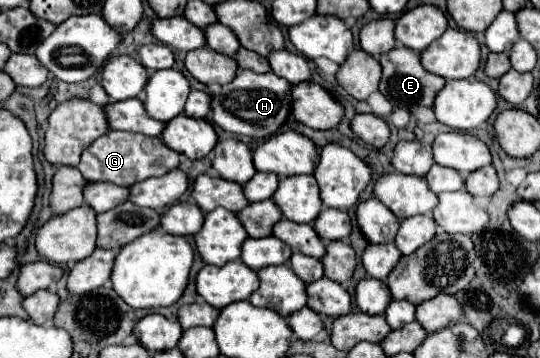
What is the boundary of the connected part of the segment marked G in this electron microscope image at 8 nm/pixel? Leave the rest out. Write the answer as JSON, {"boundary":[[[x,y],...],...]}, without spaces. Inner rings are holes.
{"boundary":[[[110,130],[108,134],[100,136],[96,142],[92,142],[86,148],[78,168],[84,176],[90,176],[86,177],[90,182],[114,182],[118,186],[130,188],[134,182],[146,180],[150,176],[166,174],[168,170],[178,166],[178,160],[180,160],[180,154],[170,150],[160,138],[150,138],[144,134],[122,132],[122,130]]]}

